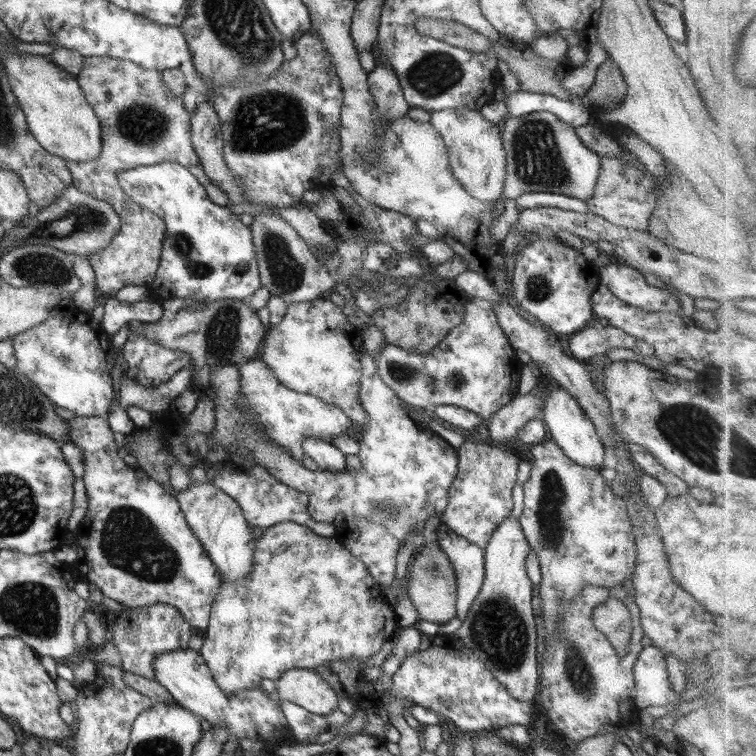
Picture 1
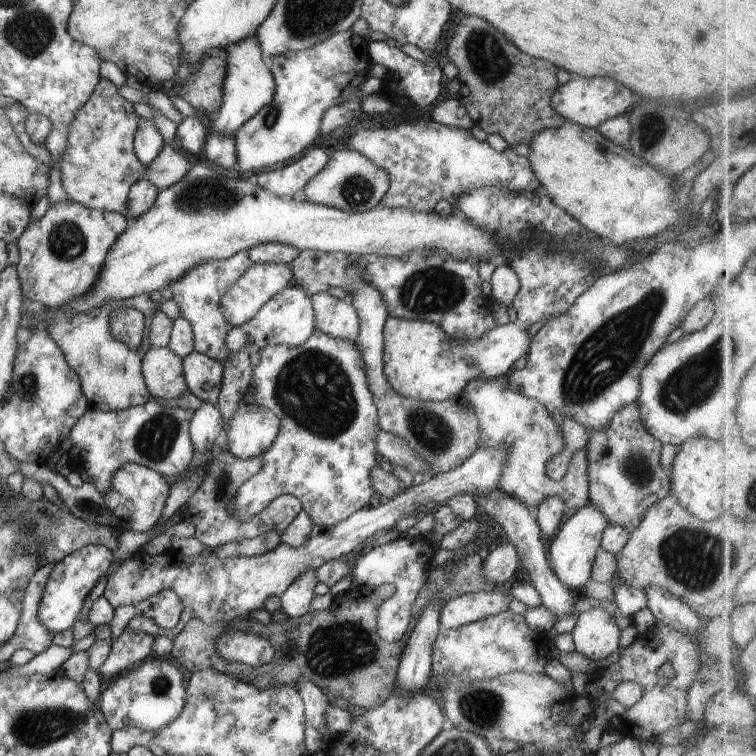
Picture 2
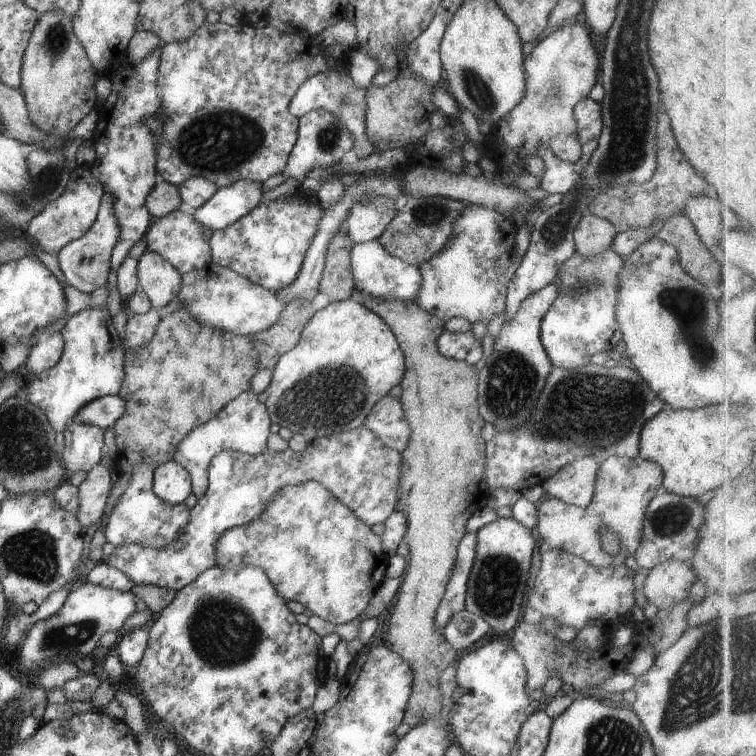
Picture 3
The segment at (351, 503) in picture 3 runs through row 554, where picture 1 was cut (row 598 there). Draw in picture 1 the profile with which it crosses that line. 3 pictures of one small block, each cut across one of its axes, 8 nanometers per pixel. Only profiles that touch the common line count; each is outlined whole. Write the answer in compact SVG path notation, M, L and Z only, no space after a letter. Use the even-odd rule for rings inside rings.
M76 415L65 421L71 442L83 453L83 481L88 501L86 518L81 522L73 544L77 554L73 570L88 584L94 584L103 597L124 606L140 608L169 604L180 612L184 621L203 633L209 626L211 606L219 593L222 577L208 558L199 538L190 530L175 495L168 494L161 483L150 478L142 468L132 467L122 458L118 435L110 429L106 417Z

